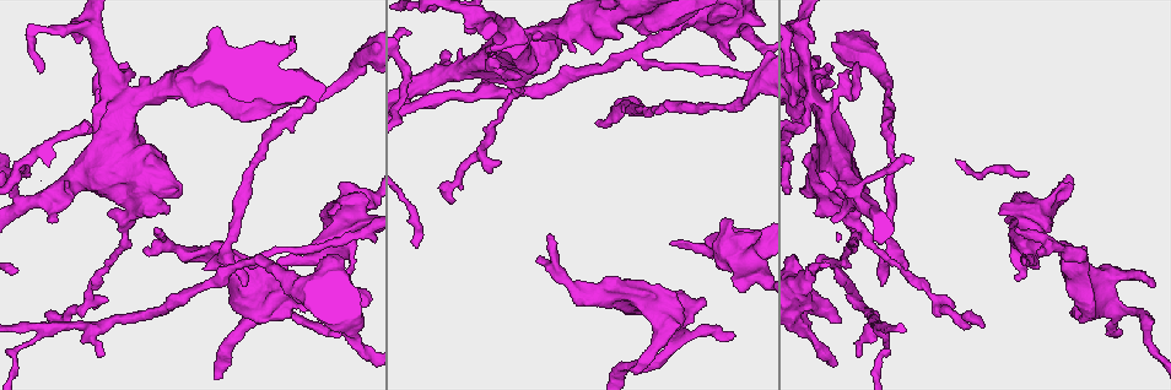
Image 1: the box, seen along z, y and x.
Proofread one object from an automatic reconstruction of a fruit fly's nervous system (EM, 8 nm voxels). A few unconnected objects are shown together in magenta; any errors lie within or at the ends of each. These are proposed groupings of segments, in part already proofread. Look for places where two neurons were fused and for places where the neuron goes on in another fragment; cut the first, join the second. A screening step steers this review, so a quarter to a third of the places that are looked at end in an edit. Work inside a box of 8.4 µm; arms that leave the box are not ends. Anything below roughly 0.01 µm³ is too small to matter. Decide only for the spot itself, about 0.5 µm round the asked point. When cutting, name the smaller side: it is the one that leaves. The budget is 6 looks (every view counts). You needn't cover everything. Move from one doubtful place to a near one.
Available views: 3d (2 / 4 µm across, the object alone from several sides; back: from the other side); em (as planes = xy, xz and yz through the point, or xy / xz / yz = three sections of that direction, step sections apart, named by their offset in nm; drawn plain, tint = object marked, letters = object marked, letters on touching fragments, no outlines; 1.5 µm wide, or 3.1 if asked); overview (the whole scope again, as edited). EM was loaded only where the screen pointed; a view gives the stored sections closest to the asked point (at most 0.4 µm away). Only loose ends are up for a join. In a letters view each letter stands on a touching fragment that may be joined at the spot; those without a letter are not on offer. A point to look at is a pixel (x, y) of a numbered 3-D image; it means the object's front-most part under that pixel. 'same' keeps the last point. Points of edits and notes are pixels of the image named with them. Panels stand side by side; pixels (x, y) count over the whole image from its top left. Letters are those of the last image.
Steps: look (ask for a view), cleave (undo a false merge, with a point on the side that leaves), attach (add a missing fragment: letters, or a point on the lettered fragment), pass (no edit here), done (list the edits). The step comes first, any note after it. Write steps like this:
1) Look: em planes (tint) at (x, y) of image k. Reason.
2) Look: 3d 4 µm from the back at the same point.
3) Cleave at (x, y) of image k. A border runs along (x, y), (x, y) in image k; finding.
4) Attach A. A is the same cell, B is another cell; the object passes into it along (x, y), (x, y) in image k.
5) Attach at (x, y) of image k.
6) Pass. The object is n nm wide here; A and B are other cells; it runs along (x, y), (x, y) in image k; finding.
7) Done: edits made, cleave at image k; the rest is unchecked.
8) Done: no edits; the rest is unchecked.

Look: 3d 4 µm at (510, 85) of image 1. An open end.

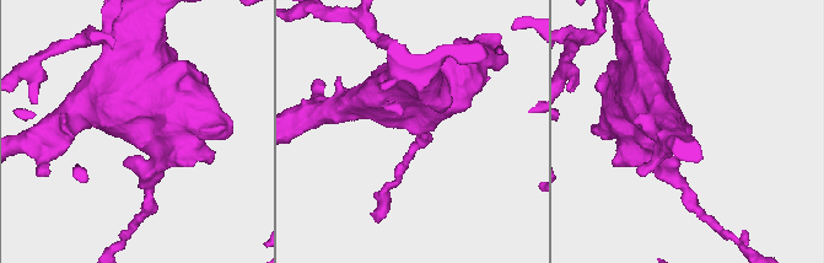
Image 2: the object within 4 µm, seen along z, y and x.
Look: em planes (letters) at (688, 131) of image 2.

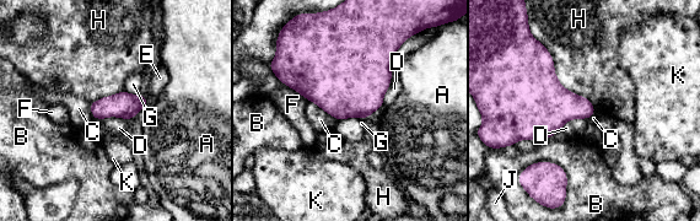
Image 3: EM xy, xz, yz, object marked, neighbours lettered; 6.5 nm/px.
Pass. A, B, C, D, E, F, G, H, J and K are other cells; a border runs along (391, 70), (382, 104) in image 3; no lettered fragment goes on from it.

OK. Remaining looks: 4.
Look: em planes (letters) at (451, 204) of image 1. Tapers out.

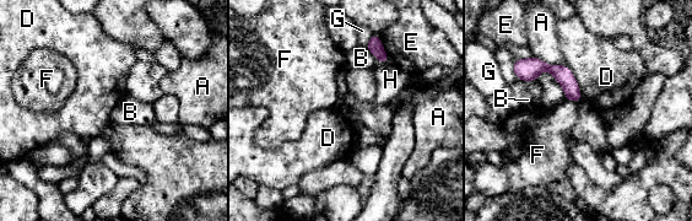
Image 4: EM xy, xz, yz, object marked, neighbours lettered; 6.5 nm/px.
Pass. The object is 120 nm wide here; A, B, D, E, F, G and H are other cells; it runs along (517, 65), (553, 69), (577, 97) in image 4; no lettered fragment goes on from it.

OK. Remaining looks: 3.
Look: em xy step 8 (letters) at (1024, 260) of image 1. Free end.

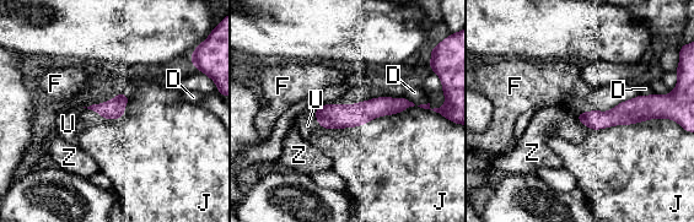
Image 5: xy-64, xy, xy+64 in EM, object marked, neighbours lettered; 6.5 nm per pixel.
Attach U. The object is 130 nm wide here; the longest contact is with J, 650 nm; U is the same cell, D, F, J and Z are other cells; the neuron continues.

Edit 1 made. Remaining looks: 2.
Done: edits made, attach at image 5; the rest is unchecked.

